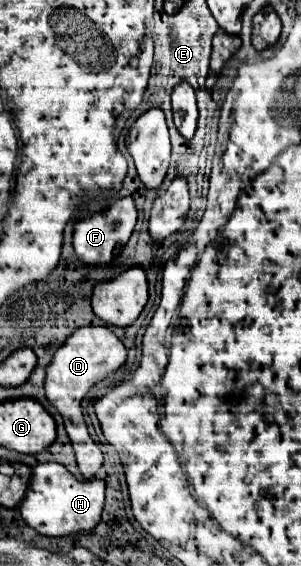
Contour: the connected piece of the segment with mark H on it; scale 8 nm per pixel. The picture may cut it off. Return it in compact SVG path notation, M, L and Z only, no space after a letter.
M48 461L32 469L30 485L24 499L18 505L18 511L22 519L40 535L62 537L78 531L92 531L92 527L96 527L96 523L100 521L102 507L104 507L102 479L78 481L64 465L56 461Z

